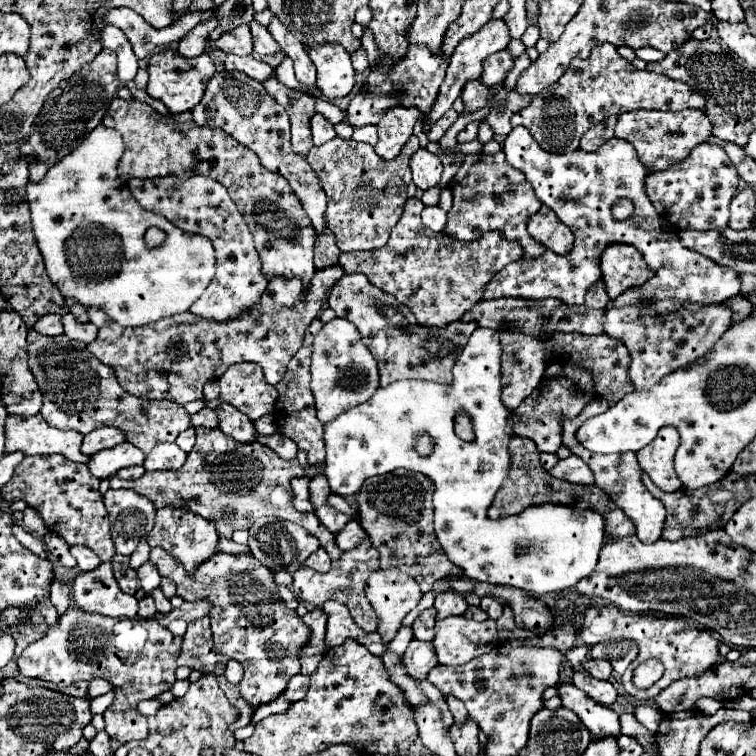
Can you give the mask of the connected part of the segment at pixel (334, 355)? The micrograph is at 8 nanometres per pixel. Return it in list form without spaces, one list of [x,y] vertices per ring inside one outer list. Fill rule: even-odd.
[[[333,319],[321,327],[321,331],[313,339],[313,355],[311,355],[311,391],[315,395],[317,417],[321,423],[331,421],[345,409],[367,401],[375,389],[379,387],[377,361],[361,343],[361,335],[357,327],[353,327],[345,319]]]

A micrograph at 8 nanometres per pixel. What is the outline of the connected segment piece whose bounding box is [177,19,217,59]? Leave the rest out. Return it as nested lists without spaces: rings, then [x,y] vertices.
[[[209,19],[209,21],[203,21],[199,23],[195,29],[191,29],[177,45],[177,51],[181,53],[181,57],[197,57],[203,53],[205,49],[205,41],[209,37],[209,33],[217,27],[217,19]]]

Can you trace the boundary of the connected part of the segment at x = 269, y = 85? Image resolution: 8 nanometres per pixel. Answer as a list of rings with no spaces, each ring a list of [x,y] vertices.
[[[273,73],[267,81],[263,81],[263,87],[275,97],[285,111],[291,117],[291,141],[293,141],[293,151],[307,155],[309,149],[313,147],[311,143],[311,129],[309,129],[309,117],[315,113],[315,103],[313,97],[295,89],[277,89],[277,85],[283,85],[277,75]]]

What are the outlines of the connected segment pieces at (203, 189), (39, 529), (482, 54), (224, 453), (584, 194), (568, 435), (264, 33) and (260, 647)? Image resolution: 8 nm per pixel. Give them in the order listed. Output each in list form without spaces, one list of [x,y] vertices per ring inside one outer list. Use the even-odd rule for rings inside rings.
[[[169,175],[145,181],[133,179],[129,181],[129,189],[143,209],[155,215],[163,215],[183,231],[199,233],[211,239],[219,261],[217,273],[205,293],[189,309],[193,315],[213,319],[217,323],[229,323],[261,301],[261,295],[267,289],[267,281],[265,277],[261,277],[261,261],[253,245],[253,235],[249,233],[241,213],[237,211],[227,189],[221,183],[211,181],[203,175],[193,175],[187,179]]]
[[[27,507],[27,509],[23,511],[23,523],[25,523],[25,527],[27,527],[33,535],[37,535],[37,537],[43,537],[43,535],[47,533],[45,521],[43,521],[41,515],[39,515],[37,511],[33,511],[31,507]]]
[[[491,19],[487,21],[477,33],[465,37],[457,49],[453,51],[451,59],[449,59],[449,67],[447,67],[447,75],[445,75],[445,81],[439,89],[439,97],[437,97],[437,105],[433,105],[433,111],[429,115],[425,115],[425,119],[431,119],[431,121],[437,121],[447,109],[451,109],[453,101],[461,95],[461,85],[465,85],[465,81],[471,81],[473,77],[481,77],[481,71],[483,71],[483,61],[491,55],[491,53],[497,53],[501,49],[505,49],[511,41],[511,35],[509,35],[509,27],[503,19]]]
[[[197,427],[195,431],[197,431],[197,443],[191,449],[191,453],[187,455],[187,461],[181,469],[151,471],[135,481],[133,479],[123,481],[119,477],[111,477],[109,479],[111,489],[133,489],[139,495],[145,495],[157,509],[165,507],[165,505],[175,505],[175,507],[193,511],[193,513],[201,515],[203,519],[215,523],[219,527],[219,535],[223,535],[223,537],[231,537],[231,533],[235,529],[249,529],[263,515],[287,519],[291,523],[305,527],[309,533],[313,533],[321,541],[321,545],[327,545],[325,549],[331,555],[331,559],[339,559],[343,555],[343,551],[335,543],[335,535],[329,529],[325,529],[325,525],[321,525],[317,515],[299,513],[293,507],[293,495],[291,495],[289,481],[293,477],[301,477],[301,475],[313,477],[315,467],[309,465],[307,469],[303,469],[297,459],[287,463],[287,461],[279,459],[277,453],[271,451],[267,445],[239,443],[239,441],[225,437],[219,429]],[[223,507],[231,507],[237,511],[237,519],[229,527],[221,525],[223,521],[219,519],[219,513]]]
[[[515,127],[503,143],[503,153],[509,165],[525,173],[539,201],[549,209],[553,209],[557,219],[571,229],[575,235],[575,245],[569,255],[557,255],[553,251],[545,251],[537,259],[519,259],[509,263],[487,283],[483,291],[483,299],[555,297],[565,301],[567,305],[581,305],[585,291],[597,279],[601,279],[601,269],[599,269],[601,249],[611,241],[635,245],[643,253],[643,259],[649,265],[649,269],[655,273],[655,277],[651,277],[641,287],[627,289],[617,299],[609,301],[609,307],[653,305],[655,301],[661,299],[711,305],[711,303],[723,303],[739,293],[739,279],[737,279],[739,275],[733,273],[733,269],[725,269],[709,261],[705,255],[699,255],[683,247],[675,227],[669,221],[665,221],[665,235],[663,235],[663,217],[657,213],[657,209],[653,207],[653,203],[645,193],[645,179],[649,177],[649,167],[641,165],[637,151],[629,141],[613,137],[593,153],[585,153],[577,149],[565,155],[555,155],[543,151],[525,127]],[[619,197],[629,197],[635,203],[635,217],[629,217],[625,221],[613,219],[611,203],[617,201]]]
[[[597,397],[597,401],[591,401],[589,405],[585,405],[585,409],[581,411],[579,417],[575,417],[573,421],[567,421],[565,423],[565,435],[563,435],[563,445],[567,445],[575,455],[579,455],[589,467],[591,471],[595,473],[595,483],[597,487],[601,487],[613,501],[617,507],[621,507],[629,519],[633,519],[635,527],[637,527],[637,537],[643,541],[643,543],[653,543],[661,537],[661,531],[663,531],[663,521],[665,521],[665,507],[661,505],[659,499],[655,499],[651,493],[647,493],[643,481],[641,481],[641,465],[637,461],[637,453],[633,451],[625,452],[622,454],[610,454],[601,455],[601,453],[591,453],[587,451],[581,443],[577,443],[575,439],[575,433],[577,429],[581,427],[581,423],[597,413],[603,413],[607,411],[609,405],[603,397]]]
[[[255,19],[249,23],[251,27],[251,33],[253,33],[253,51],[259,53],[259,55],[271,55],[279,49],[279,45],[275,43],[275,39],[271,37],[271,33],[267,31],[267,27],[259,25]]]
[[[161,547],[151,549],[151,561],[157,565],[161,577],[175,581],[177,595],[185,601],[211,599],[213,609],[209,617],[215,647],[243,665],[245,675],[239,687],[249,705],[257,707],[259,703],[271,701],[285,689],[289,677],[299,673],[299,653],[309,643],[311,631],[281,599],[263,601],[265,597],[273,597],[273,593],[265,593],[265,585],[271,585],[271,579],[263,579],[255,569],[243,569],[243,561],[255,561],[255,557],[217,553],[217,557],[209,557],[193,577],[187,577],[185,569],[181,569],[181,565],[177,565],[177,561],[173,561]]]

